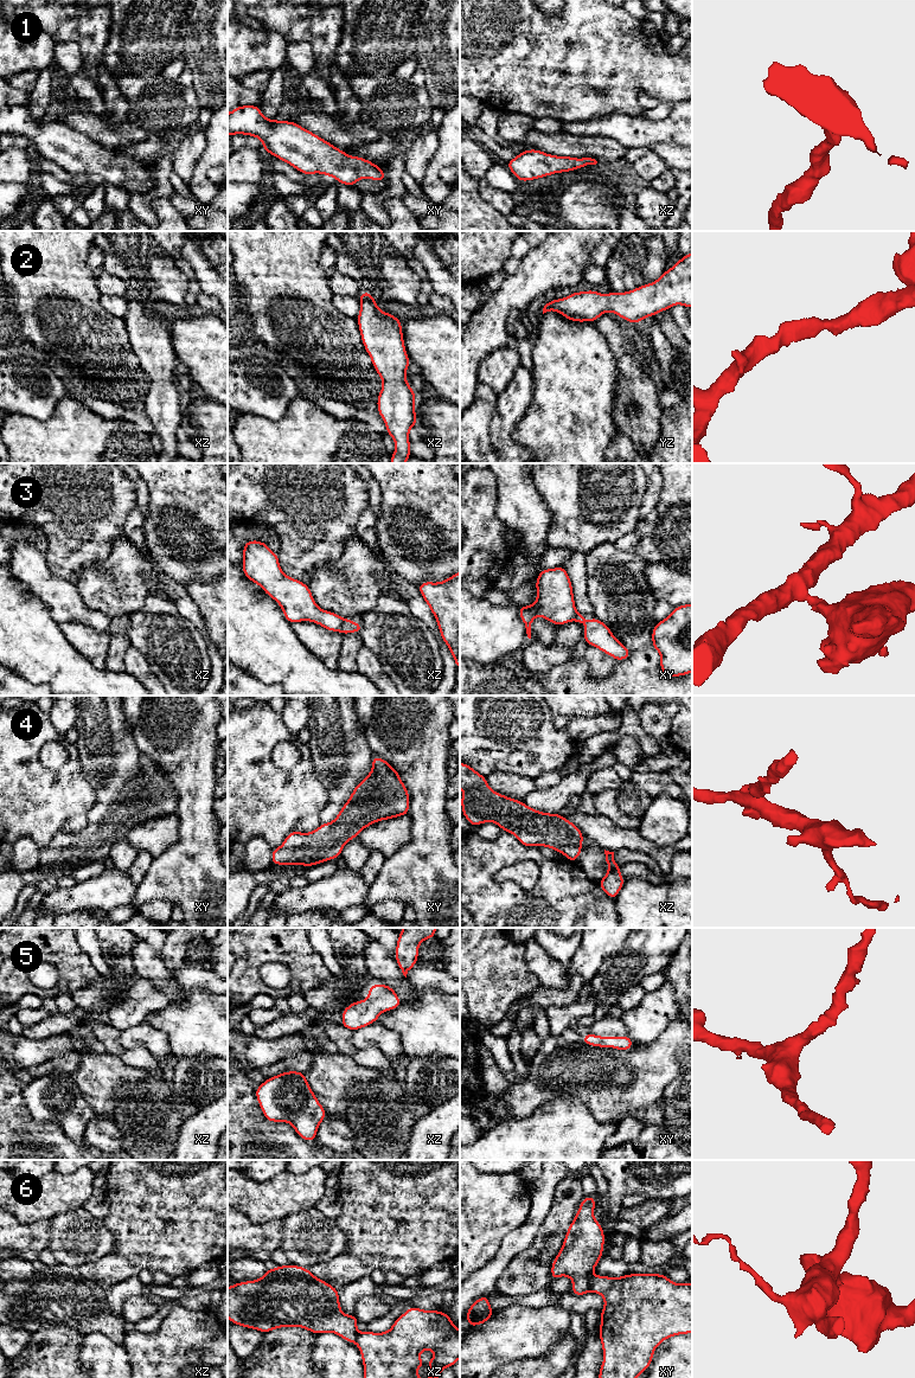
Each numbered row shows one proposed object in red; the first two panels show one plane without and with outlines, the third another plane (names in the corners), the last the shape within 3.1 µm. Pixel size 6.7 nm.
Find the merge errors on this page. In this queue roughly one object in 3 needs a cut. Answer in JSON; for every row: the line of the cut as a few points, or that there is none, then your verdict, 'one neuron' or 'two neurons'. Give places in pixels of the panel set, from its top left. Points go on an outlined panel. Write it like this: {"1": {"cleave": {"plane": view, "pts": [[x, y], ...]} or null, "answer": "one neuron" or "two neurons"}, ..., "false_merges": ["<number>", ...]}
{"1": {"cleave": null, "answer": "one neuron"}, "2": {"cleave": null, "answer": "one neuron"}, "3": {"cleave": {"plane": "xz", "pts": [[344, 619], [339, 630]]}, "answer": "two neurons"}, "4": {"cleave": null, "answer": "one neuron"}, "5": {"cleave": null, "answer": "one neuron"}, "6": {"cleave": {"plane": "xy", "pts": [[592, 1275], [588, 1290]]}, "answer": "two neurons"}, "false_merges": ["3", "6"]}

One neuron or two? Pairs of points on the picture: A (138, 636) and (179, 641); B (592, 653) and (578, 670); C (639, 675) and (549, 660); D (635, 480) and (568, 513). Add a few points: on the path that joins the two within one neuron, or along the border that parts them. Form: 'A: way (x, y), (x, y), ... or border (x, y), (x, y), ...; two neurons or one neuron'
A: way (148, 639), (166, 639), (168, 641); one neuron
B: border (583, 658), (593, 677), (607, 677), (612, 672); two neurons
C: border (570, 659), (546, 672), (537, 673); two neurons
D: way (619, 482), (601, 485), (584, 501); one neuron

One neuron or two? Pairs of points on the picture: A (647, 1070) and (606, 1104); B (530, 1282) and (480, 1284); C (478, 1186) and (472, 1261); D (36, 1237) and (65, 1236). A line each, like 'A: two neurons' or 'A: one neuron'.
A: one neuron
B: two neurons
C: one neuron
D: two neurons

